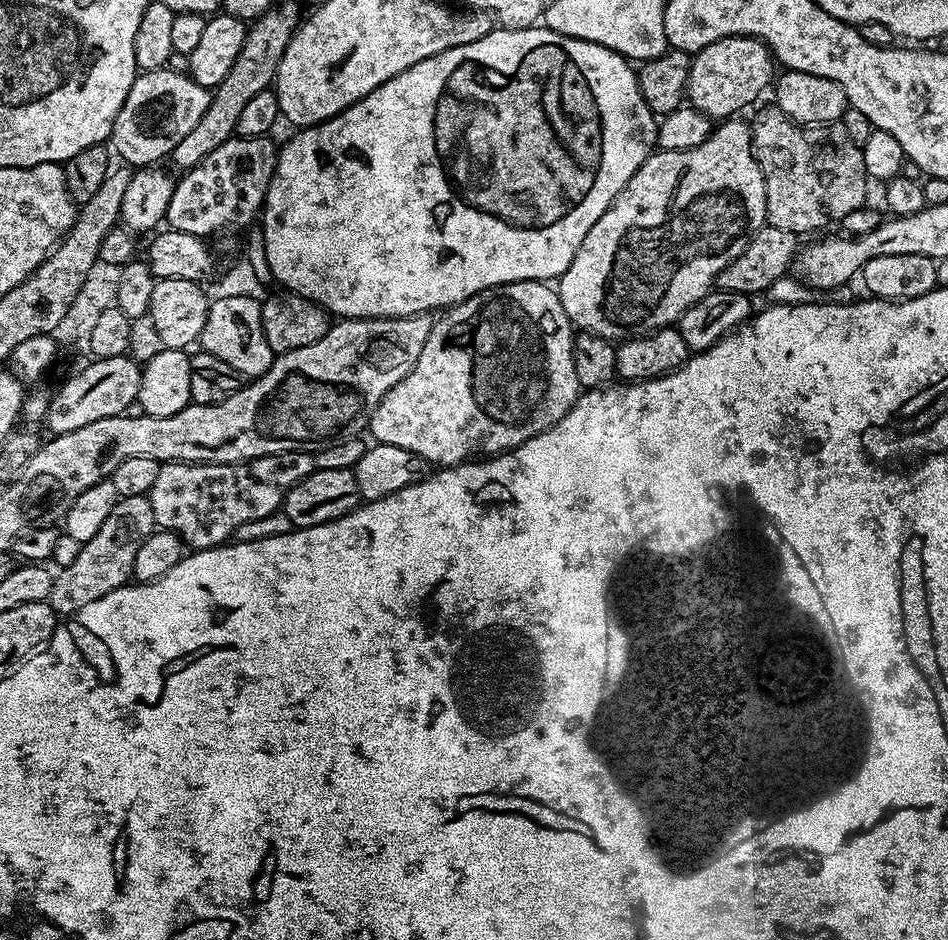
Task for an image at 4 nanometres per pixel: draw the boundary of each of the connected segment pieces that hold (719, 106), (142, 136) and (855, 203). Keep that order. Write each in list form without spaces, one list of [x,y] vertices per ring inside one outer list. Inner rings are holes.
[[[753,36],[722,38],[692,56],[687,103],[716,122],[735,117],[743,113],[740,111],[747,104],[754,103],[767,88],[769,91],[774,80],[772,68],[774,69],[772,53],[761,40],[756,40]]]
[[[165,66],[139,73],[114,120],[110,137],[113,153],[120,155],[121,161],[132,168],[159,163],[160,158],[169,157],[174,146],[194,130],[211,101],[211,89],[198,85],[183,71]]]
[[[769,106],[756,117],[751,117],[752,152],[756,155],[762,178],[766,182],[767,223],[778,230],[790,230],[797,234],[816,232],[827,224],[839,225],[851,211],[865,207],[870,177],[863,161],[861,145],[846,134],[843,122],[805,126],[795,124],[781,108]]]

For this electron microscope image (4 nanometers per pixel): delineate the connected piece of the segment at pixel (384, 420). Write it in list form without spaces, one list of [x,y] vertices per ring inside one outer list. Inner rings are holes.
[[[523,280],[499,284],[493,288],[482,290],[461,304],[453,304],[443,313],[441,320],[437,319],[430,330],[430,338],[426,338],[426,346],[422,346],[422,354],[418,354],[418,362],[414,362],[414,370],[393,386],[378,402],[372,419],[369,420],[367,431],[372,432],[372,440],[377,444],[402,446],[402,450],[410,450],[415,456],[432,466],[451,466],[463,464],[475,452],[488,452],[484,454],[499,454],[517,448],[522,442],[542,434],[550,426],[554,426],[574,406],[582,391],[578,382],[578,374],[574,370],[574,325],[571,318],[562,310],[560,293],[551,283],[543,280]]]

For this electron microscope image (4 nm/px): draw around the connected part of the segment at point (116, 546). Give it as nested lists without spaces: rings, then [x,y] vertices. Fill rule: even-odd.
[[[147,496],[119,497],[114,510],[110,510],[110,518],[102,522],[102,530],[98,530],[98,534],[94,534],[90,542],[80,545],[78,558],[74,558],[72,565],[61,568],[55,573],[47,602],[56,611],[57,617],[70,618],[75,612],[82,610],[82,606],[102,598],[102,594],[110,594],[110,590],[118,590],[123,584],[129,583],[133,579],[134,557],[138,555],[142,542],[146,542],[146,538],[154,531],[157,531],[156,519]]]

